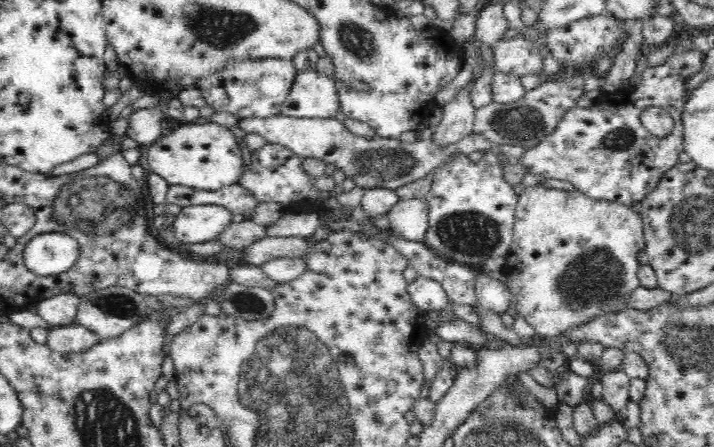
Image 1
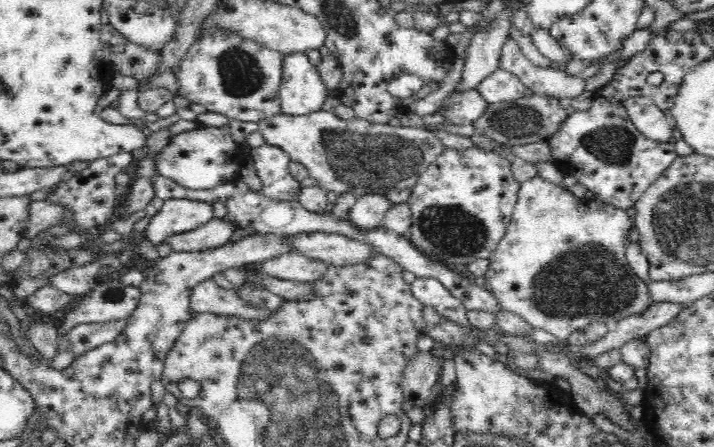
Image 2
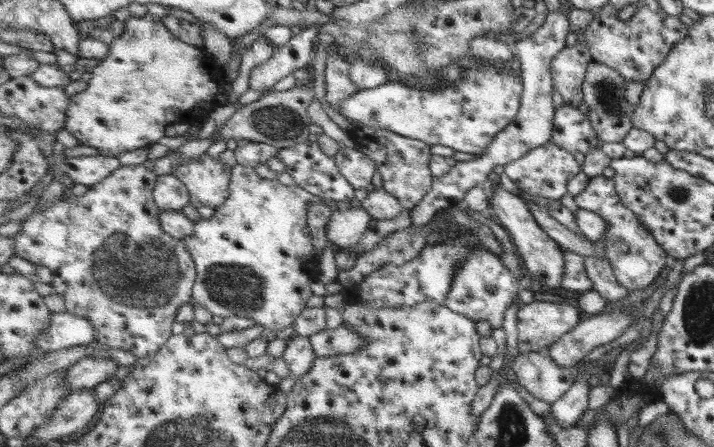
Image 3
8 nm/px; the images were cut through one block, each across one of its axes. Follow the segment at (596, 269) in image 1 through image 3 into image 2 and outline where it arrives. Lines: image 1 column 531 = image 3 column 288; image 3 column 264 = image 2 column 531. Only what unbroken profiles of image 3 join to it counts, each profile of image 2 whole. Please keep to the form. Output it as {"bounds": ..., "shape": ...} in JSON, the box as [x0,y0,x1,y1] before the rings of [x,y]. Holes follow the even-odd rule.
{"bounds":[483,175,654,343],"shape":[[[536,175],[533,178],[526,180],[525,182],[522,182],[520,184],[519,188],[519,196],[515,205],[515,209],[513,210],[513,216],[512,220],[510,221],[510,224],[508,225],[508,228],[506,229],[505,235],[502,237],[502,240],[499,240],[498,246],[496,247],[496,250],[492,253],[492,256],[490,256],[489,261],[490,264],[488,264],[488,270],[486,270],[486,274],[484,274],[484,280],[486,280],[486,284],[484,283],[483,288],[485,288],[494,298],[498,301],[498,304],[503,308],[503,310],[506,310],[507,312],[514,313],[517,315],[520,315],[528,324],[532,325],[535,329],[541,328],[560,340],[560,342],[564,343],[566,342],[568,335],[571,332],[574,332],[575,330],[581,329],[582,327],[585,327],[587,324],[590,324],[591,322],[605,322],[608,324],[614,324],[617,323],[621,318],[634,315],[634,314],[642,314],[646,310],[646,308],[652,306],[654,304],[654,299],[652,299],[652,295],[650,295],[650,289],[648,288],[648,282],[645,280],[642,280],[636,273],[632,270],[632,267],[628,264],[626,255],[625,255],[625,248],[630,244],[630,230],[632,230],[632,227],[634,227],[633,220],[630,220],[628,215],[626,214],[626,210],[622,210],[621,208],[616,208],[614,206],[608,205],[606,203],[602,202],[596,202],[595,200],[587,200],[587,199],[578,199],[574,194],[572,194],[570,191],[568,191],[567,188],[562,188],[560,185],[557,185],[555,183],[549,182],[548,180],[545,180],[542,178],[542,176]]]}

